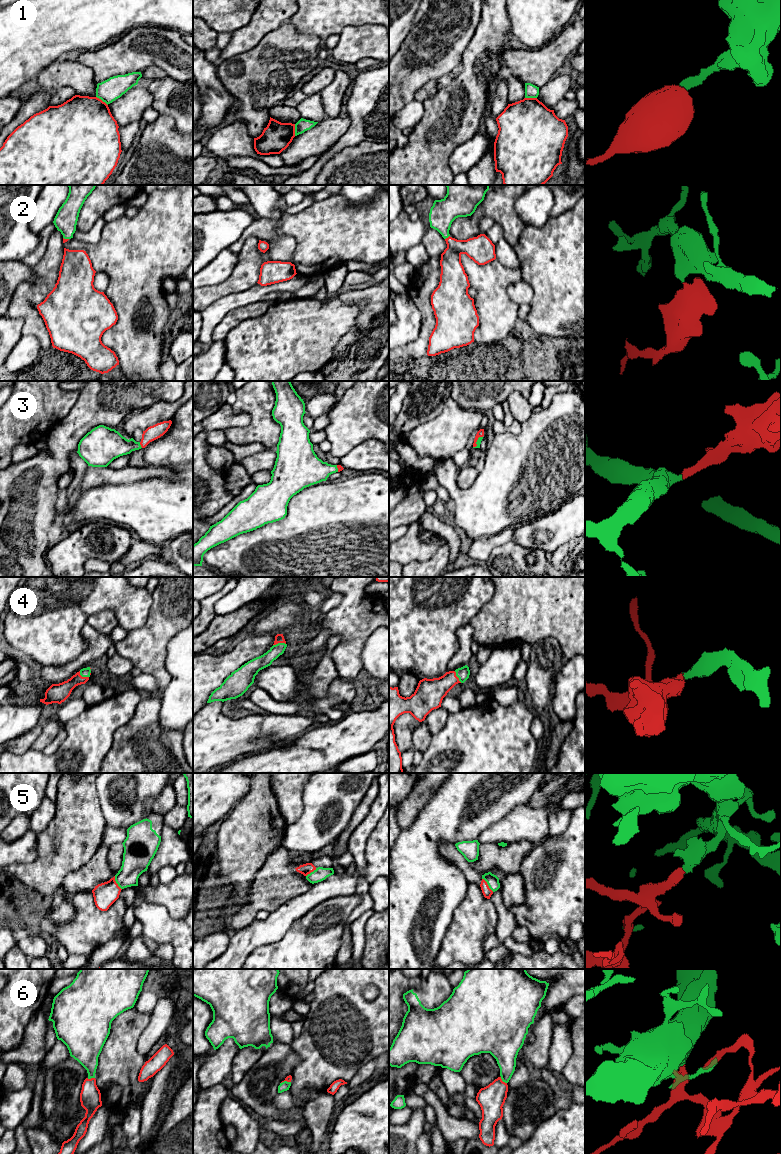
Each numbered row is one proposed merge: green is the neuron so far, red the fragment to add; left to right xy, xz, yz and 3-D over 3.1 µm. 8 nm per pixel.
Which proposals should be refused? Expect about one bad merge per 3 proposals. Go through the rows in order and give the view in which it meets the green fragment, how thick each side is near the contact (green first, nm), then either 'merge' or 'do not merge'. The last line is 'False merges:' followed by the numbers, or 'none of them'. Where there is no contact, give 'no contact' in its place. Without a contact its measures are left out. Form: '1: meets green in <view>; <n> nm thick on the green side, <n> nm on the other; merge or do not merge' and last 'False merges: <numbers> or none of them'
1: meets green in xy; 180 nm thick on the green side, 480 nm on the other; do not merge
2: meets green in yz; 200 nm thick on the green side, 190 nm on the other; merge
3: meets green in xy; 240 nm thick on the green side, 120 nm on the other; merge
4: meets green in xz; 110 nm thick on the green side, 80 nm on the other; merge
5: meets green in yz; 100 nm thick on the green side, 80 nm on the other; merge
6: meets green in yz; 200 nm thick on the green side, 220 nm on the other; merge
False merges: 1

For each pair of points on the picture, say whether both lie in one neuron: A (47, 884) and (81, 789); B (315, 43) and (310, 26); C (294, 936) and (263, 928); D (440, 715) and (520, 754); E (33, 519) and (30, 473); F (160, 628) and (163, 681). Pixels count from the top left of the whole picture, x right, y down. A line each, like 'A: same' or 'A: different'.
A: same
B: different
C: different
D: different
E: same
F: same

